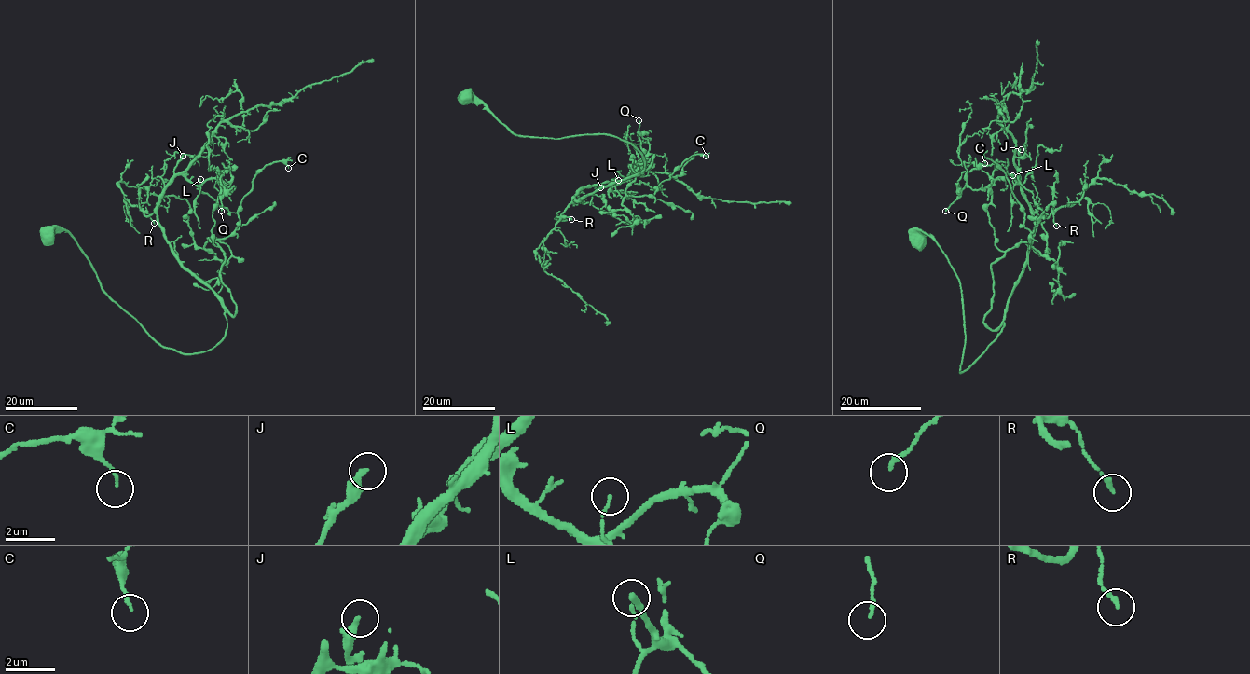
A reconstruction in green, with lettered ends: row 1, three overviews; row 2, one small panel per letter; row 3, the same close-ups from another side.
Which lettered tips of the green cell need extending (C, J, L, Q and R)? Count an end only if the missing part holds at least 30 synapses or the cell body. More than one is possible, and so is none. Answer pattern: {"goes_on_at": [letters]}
{"goes_on_at": ["J"]}

